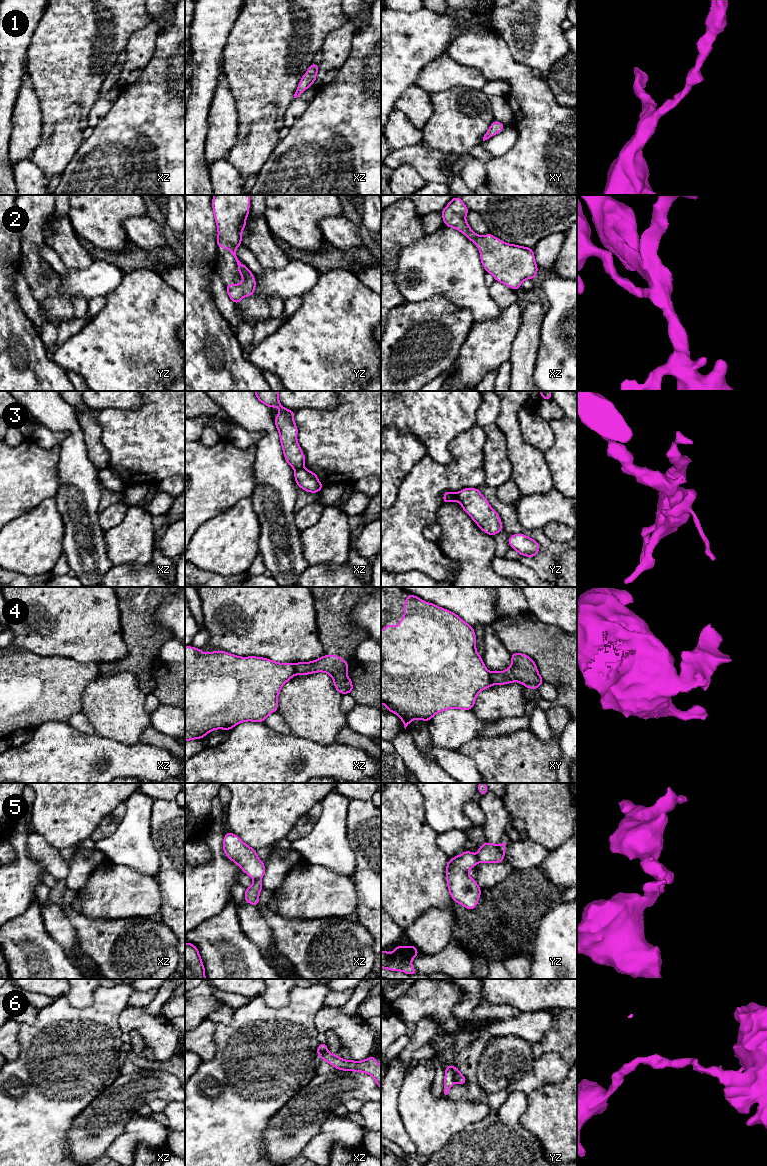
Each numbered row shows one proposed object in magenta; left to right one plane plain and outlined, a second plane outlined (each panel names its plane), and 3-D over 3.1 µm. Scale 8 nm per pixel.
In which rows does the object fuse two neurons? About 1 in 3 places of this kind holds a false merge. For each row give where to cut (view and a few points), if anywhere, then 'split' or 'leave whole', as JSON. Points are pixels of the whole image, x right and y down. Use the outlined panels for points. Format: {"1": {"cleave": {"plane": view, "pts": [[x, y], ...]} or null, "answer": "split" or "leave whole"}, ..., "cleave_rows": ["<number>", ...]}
{"1": {"cleave": null, "answer": "leave whole"}, "2": {"cleave": null, "answer": "leave whole"}, "3": {"cleave": {"plane": "xz", "pts": [[303, 467], [295, 470]]}, "answer": "split"}, "4": {"cleave": {"plane": "xy", "pts": [[489, 672], [492, 684]]}, "answer": "split"}, "5": {"cleave": {"plane": "yz", "pts": [[476, 856], [478, 861]]}, "answer": "split"}, "6": {"cleave": {"plane": "yz", "pts": [[452, 1066], [456, 1081]]}, "answer": "split"}, "cleave_rows": ["3", "4", "5", "6"]}

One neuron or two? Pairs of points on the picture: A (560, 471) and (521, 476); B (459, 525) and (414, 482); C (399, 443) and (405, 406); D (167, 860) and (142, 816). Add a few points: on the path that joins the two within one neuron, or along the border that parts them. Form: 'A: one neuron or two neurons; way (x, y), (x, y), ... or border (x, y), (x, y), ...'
A: two neurons; border (544, 454), (553, 486)
B: two neurons; border (442, 502), (437, 510), (436, 521)
C: two neurons; border (391, 426), (400, 432), (413, 433), (422, 444)
D: two neurons; border (151, 807), (150, 836), (153, 846), (159, 853)

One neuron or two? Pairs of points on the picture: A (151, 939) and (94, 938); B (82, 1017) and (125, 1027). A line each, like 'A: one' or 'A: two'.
A: one
B: two

